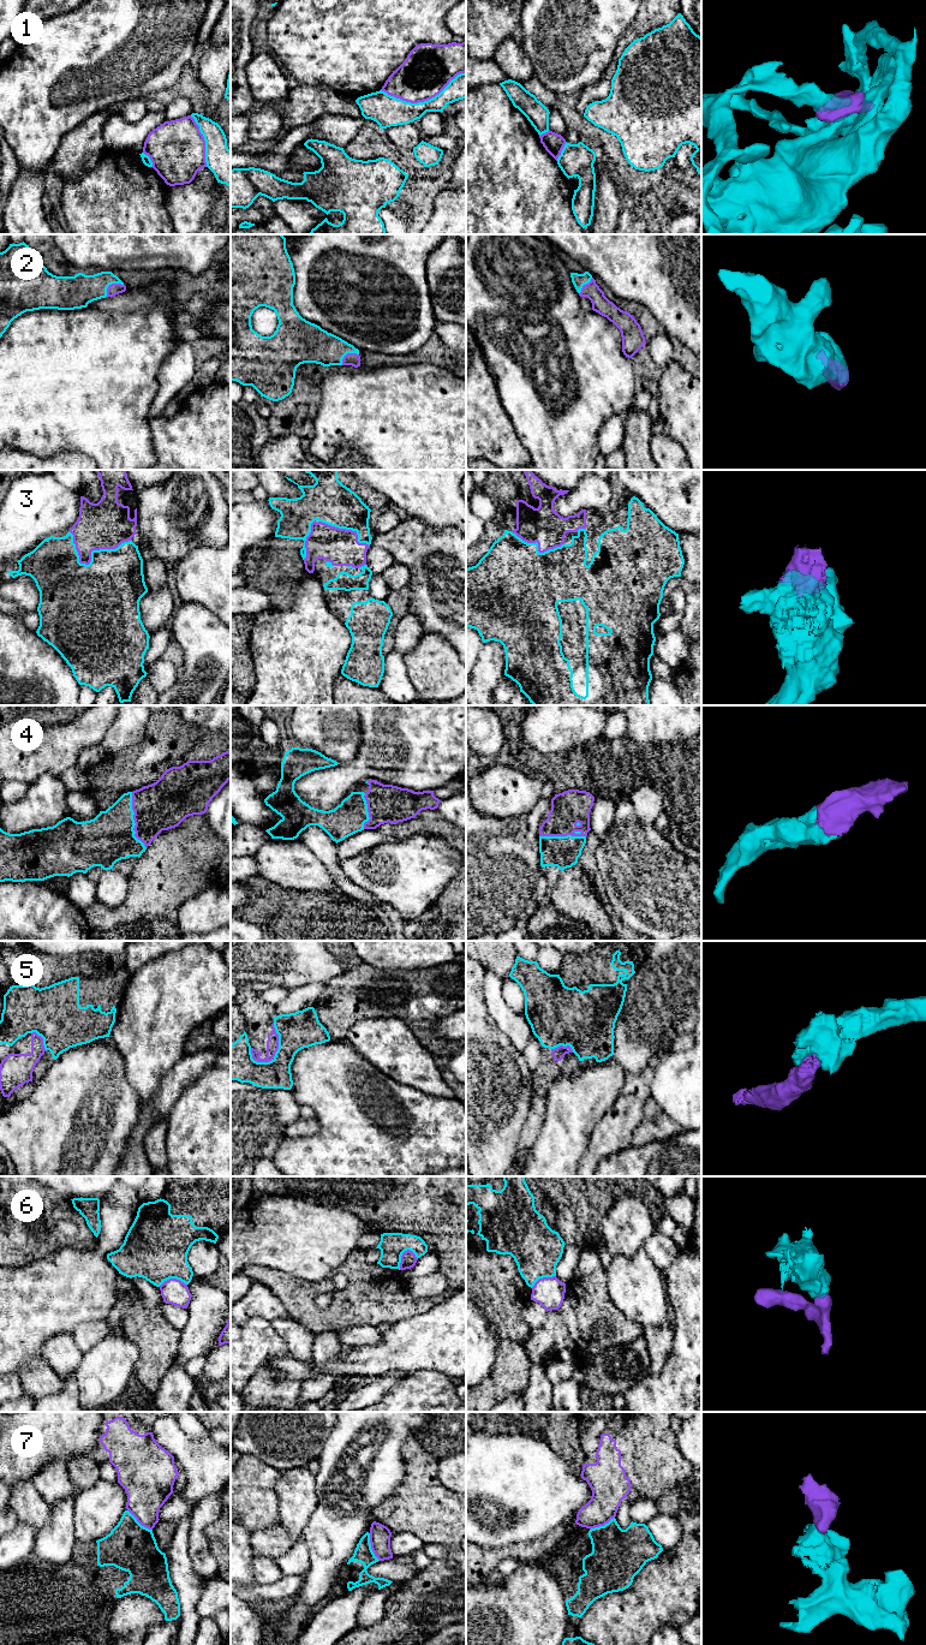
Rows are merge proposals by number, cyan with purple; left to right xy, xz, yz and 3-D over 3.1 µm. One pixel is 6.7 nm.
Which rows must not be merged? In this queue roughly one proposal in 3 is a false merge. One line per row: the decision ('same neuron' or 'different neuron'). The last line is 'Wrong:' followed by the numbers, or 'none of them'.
1: different neuron
2: same neuron
3: same neuron
4: same neuron
5: different neuron
6: different neuron
7: different neuron
Wrong: 1, 5, 6, 7

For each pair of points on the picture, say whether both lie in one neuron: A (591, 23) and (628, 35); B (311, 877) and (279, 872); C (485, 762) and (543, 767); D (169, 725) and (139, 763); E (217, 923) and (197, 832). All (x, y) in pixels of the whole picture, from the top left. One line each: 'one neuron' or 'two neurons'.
A: two neurons
B: one neuron
C: one neuron
D: one neuron
E: two neurons

